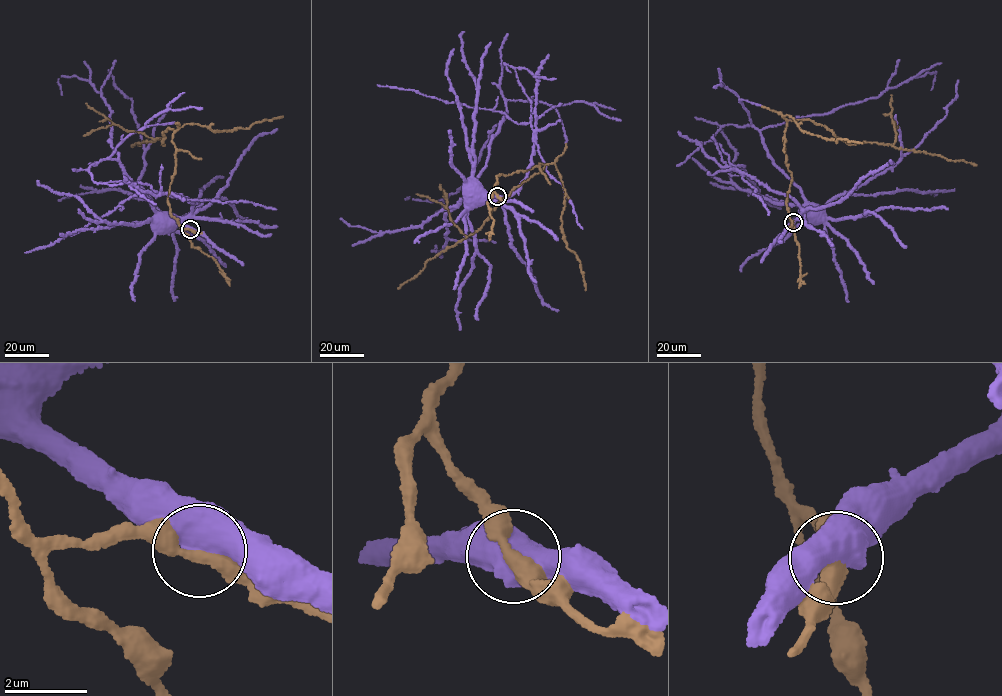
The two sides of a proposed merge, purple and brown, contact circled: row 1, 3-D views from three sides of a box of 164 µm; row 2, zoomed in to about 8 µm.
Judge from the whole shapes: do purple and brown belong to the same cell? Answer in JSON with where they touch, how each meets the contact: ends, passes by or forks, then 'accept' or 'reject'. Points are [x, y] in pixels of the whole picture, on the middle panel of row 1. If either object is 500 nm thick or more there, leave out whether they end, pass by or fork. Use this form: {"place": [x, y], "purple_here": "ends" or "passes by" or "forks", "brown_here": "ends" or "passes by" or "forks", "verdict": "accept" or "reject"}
{"place": [497, 196], "verdict": "accept"}

